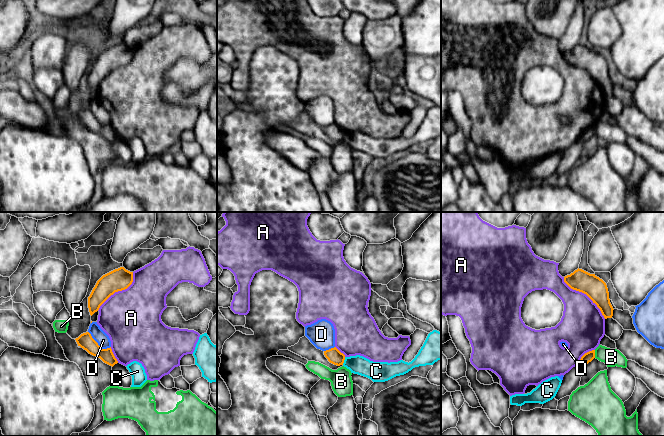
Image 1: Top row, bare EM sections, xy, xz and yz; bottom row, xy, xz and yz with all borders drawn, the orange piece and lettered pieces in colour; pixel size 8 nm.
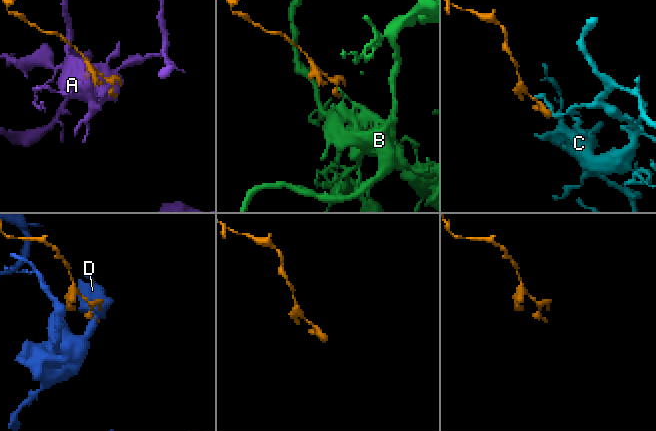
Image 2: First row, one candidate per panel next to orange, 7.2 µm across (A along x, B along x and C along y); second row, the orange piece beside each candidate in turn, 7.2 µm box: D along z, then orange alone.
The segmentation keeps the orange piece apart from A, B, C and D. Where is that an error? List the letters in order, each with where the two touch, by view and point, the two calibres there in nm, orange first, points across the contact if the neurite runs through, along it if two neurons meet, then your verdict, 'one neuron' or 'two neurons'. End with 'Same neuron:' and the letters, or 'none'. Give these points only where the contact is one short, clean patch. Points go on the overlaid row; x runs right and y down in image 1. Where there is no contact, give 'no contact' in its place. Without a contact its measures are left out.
A: contact yz (585, 293); calibres 180 and 360 nm; two neurons
B: contact yz (594, 354); calibres 80 and 140 nm; border yz (594, 350), (595, 357); two neurons
C: contact xz (343, 361); calibres 120 and 150 nm; border xz (345, 357), (342, 364); two neurons
D: contact xy (97, 344); calibres 120 and 110 nm; border xy (88, 331), (102, 348), (110, 347); two neurons
Same neuron: none

